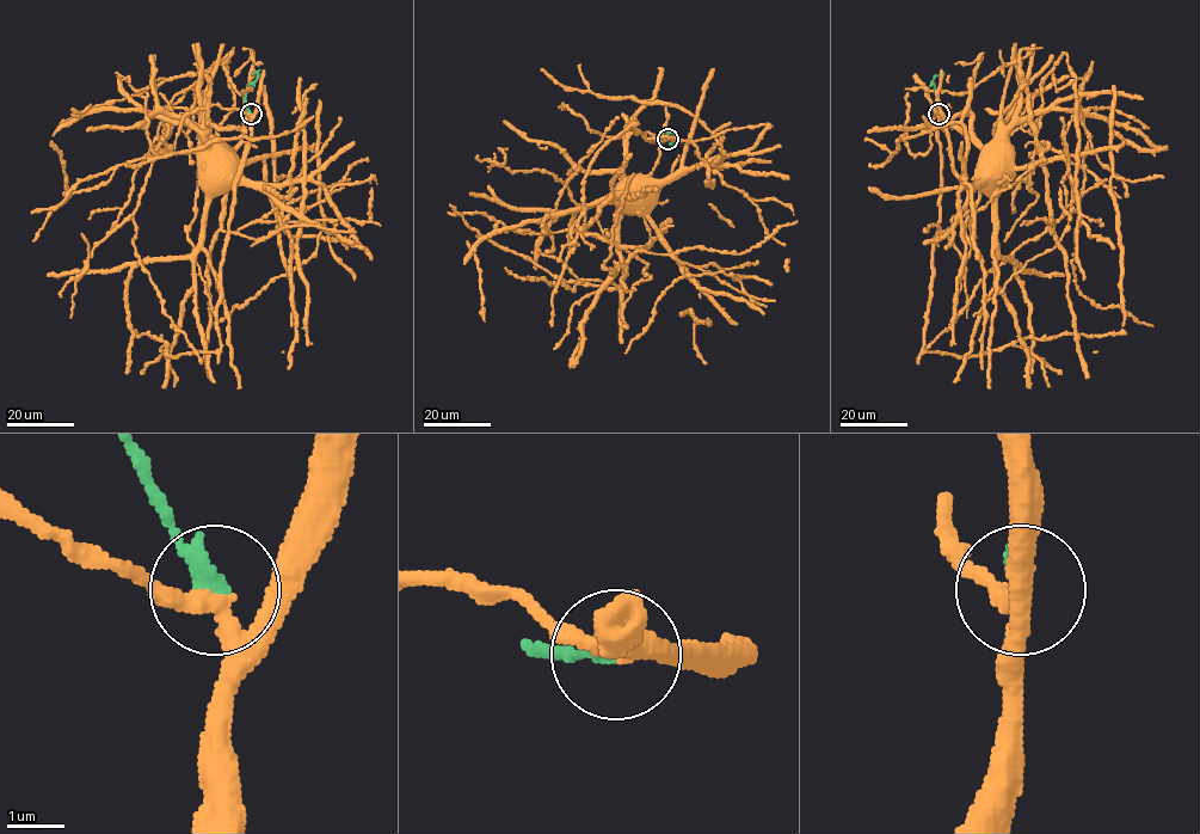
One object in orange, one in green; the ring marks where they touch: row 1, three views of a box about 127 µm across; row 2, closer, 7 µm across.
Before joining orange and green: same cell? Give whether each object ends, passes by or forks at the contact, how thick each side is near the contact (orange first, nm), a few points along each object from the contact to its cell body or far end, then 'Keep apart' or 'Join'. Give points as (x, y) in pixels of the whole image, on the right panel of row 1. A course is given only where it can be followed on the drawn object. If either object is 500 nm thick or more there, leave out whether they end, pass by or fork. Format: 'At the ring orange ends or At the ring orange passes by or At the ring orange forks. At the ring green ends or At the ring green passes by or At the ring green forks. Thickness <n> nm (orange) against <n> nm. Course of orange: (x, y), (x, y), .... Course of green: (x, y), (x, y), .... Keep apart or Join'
At the ring orange passes by. At the ring green ends. Thickness 320 nm (orange) against 320 nm. Course of orange: (939, 114), (931, 109), (933, 104), (947, 123), (954, 123), (982, 149), (986, 184). Course of green: (939, 114), (933, 80), (942, 72), (943, 74). Keep apart

